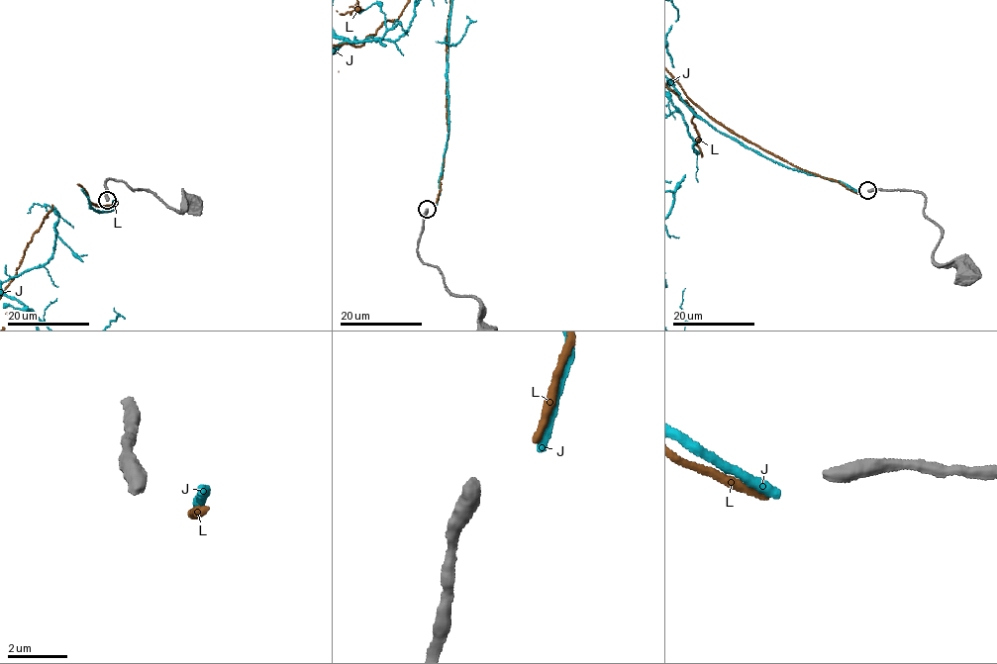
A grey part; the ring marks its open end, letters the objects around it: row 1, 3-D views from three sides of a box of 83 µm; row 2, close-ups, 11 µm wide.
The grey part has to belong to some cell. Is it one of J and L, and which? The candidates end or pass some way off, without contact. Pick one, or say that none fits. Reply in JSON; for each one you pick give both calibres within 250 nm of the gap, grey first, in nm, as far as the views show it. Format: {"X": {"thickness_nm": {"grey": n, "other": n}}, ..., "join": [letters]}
{"join": []}

